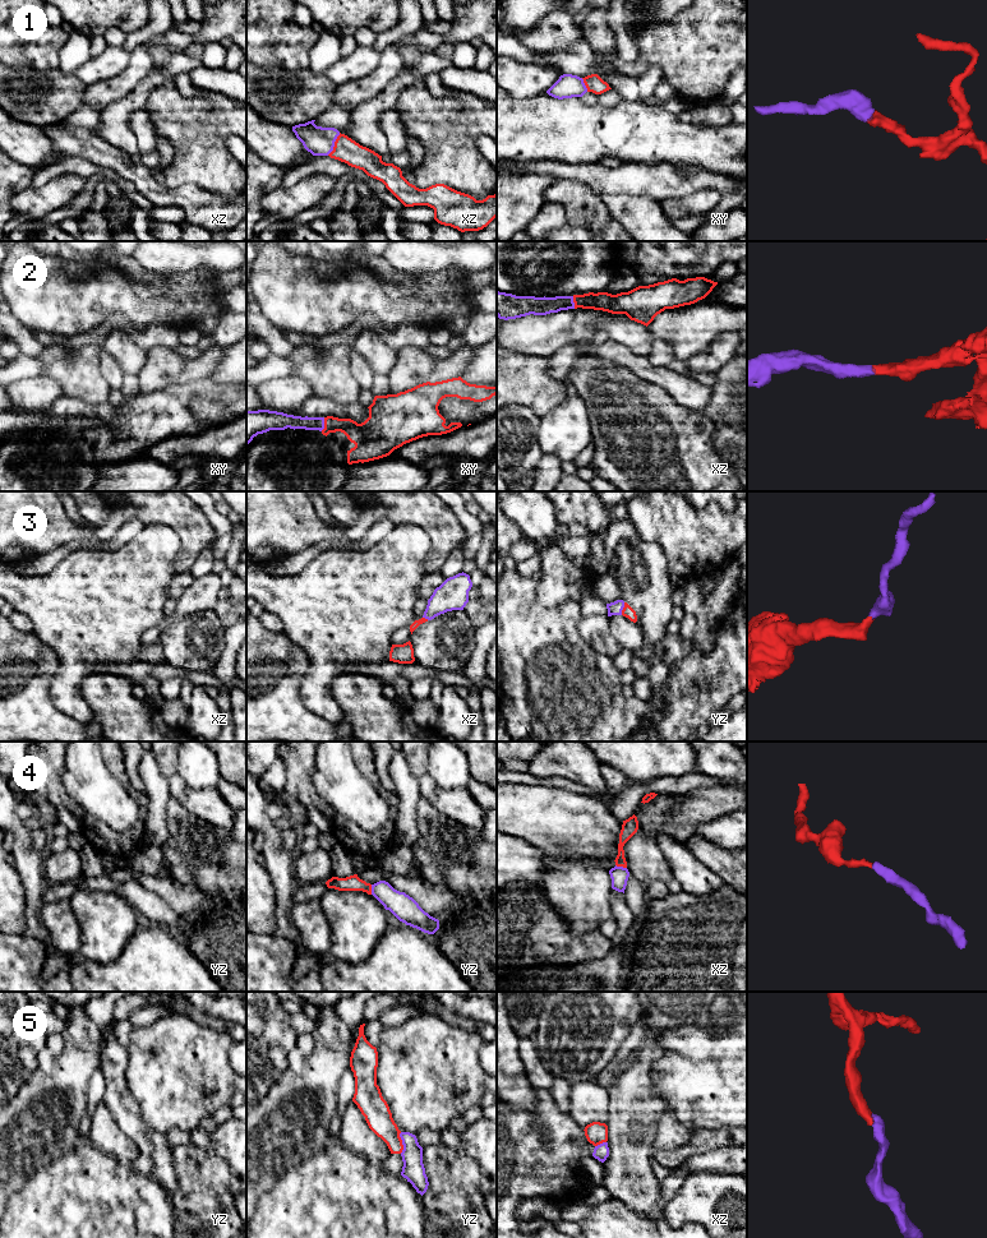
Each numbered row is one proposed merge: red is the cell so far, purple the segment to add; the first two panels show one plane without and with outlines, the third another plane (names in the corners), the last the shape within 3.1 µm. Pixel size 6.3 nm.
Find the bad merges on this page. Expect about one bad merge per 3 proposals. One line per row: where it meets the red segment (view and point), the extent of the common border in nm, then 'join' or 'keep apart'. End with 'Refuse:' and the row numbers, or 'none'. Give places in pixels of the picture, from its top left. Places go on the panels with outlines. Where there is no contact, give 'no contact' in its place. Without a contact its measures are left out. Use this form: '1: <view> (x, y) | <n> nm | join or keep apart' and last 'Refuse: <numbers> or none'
1: xz (335, 144) | 170 nm | join
2: xy (324, 424) | 90 nm | join
3: yz (623, 609) | 80 nm | join
4: xz (621, 865) | 80 nm | join
5: yz (401, 1142) | 140 nm | join
Refuse: none

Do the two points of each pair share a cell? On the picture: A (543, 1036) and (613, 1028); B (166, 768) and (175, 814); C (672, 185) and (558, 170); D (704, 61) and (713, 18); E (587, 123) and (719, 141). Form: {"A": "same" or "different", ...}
{"A": "same", "B": "different", "C": "same", "D": "same", "E": "same"}

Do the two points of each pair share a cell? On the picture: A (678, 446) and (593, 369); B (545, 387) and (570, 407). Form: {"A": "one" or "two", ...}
{"A": "one", "B": "two"}

